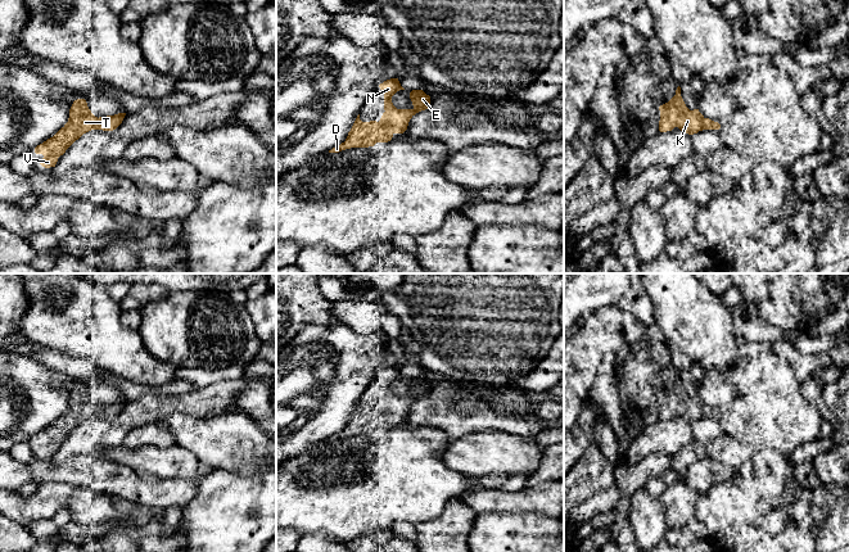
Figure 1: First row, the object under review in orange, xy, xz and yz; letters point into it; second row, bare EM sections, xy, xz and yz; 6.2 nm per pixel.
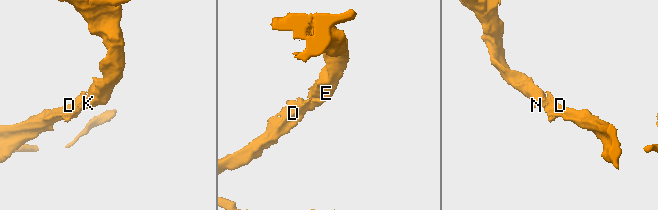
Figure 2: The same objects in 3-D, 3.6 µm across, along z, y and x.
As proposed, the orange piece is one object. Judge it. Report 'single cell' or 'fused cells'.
single cell

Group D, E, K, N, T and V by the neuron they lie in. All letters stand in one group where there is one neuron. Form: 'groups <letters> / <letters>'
groups D E K N T V

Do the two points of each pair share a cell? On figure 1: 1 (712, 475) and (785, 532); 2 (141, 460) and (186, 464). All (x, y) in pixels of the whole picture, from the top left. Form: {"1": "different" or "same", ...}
{"1": "different", "2": "same"}

